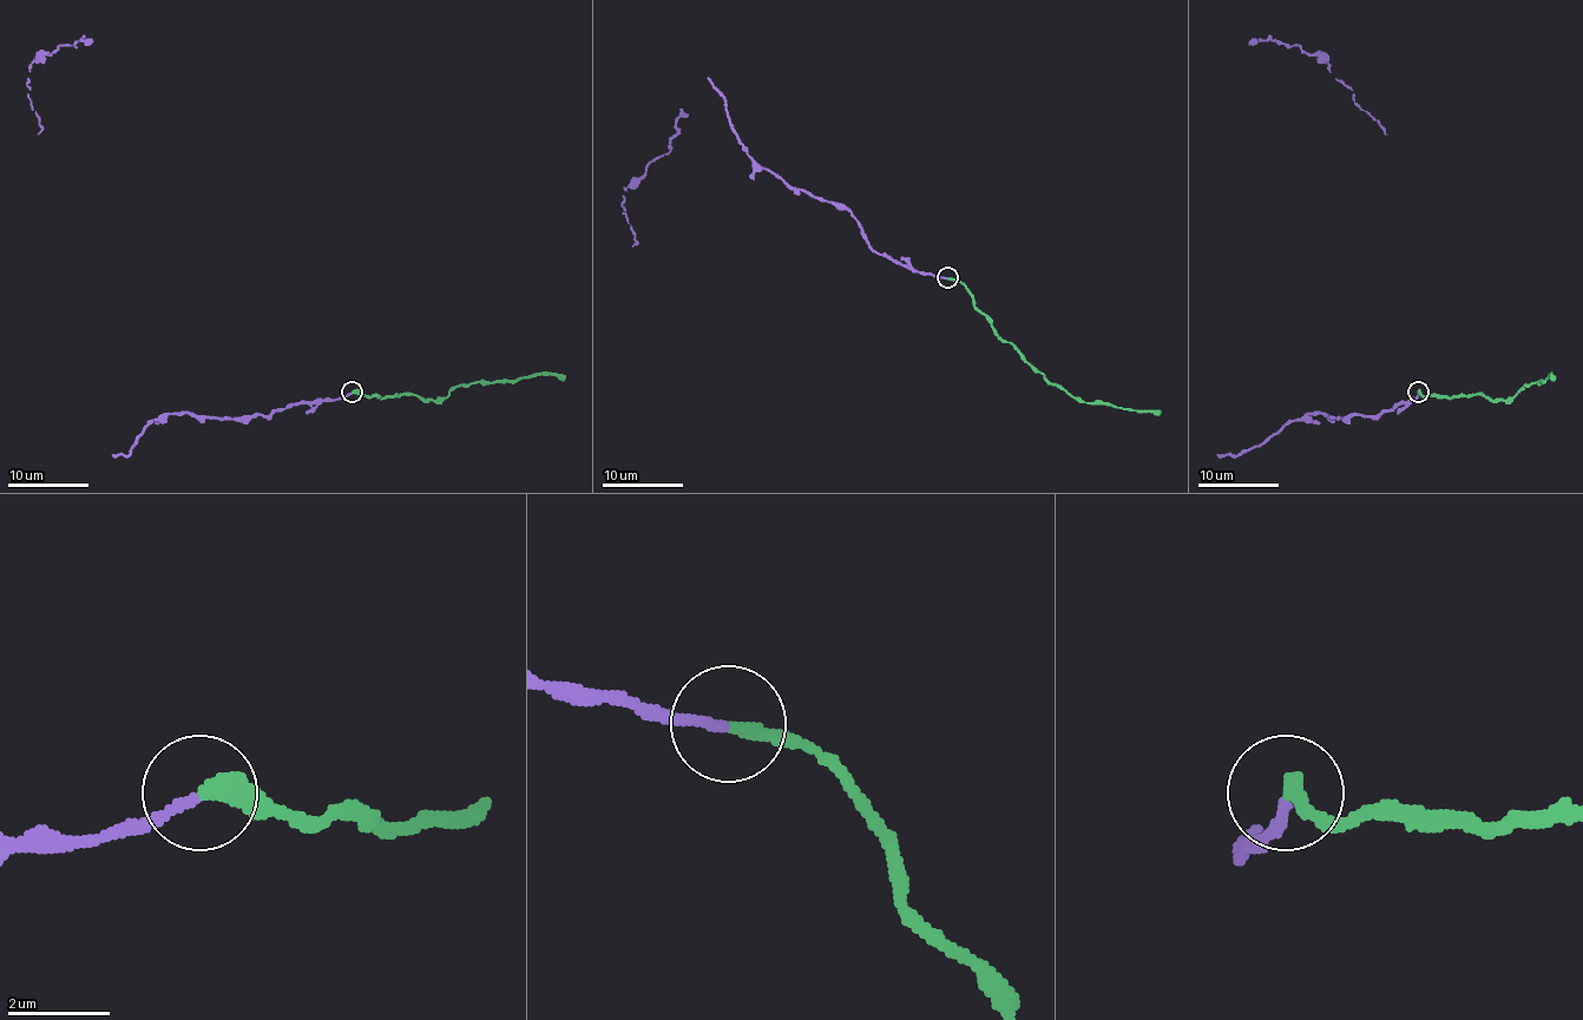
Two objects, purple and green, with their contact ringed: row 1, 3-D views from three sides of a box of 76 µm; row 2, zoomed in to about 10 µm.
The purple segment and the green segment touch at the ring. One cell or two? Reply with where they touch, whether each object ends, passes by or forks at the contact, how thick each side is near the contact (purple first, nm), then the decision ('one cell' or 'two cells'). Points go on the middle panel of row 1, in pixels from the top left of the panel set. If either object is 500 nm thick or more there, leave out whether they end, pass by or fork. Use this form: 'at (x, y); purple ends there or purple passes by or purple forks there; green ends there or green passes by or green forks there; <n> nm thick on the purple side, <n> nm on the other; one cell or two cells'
at (947, 277); purple ends there; green ends there; 190 nm thick on the purple side, 340 nm on the other; one cell

